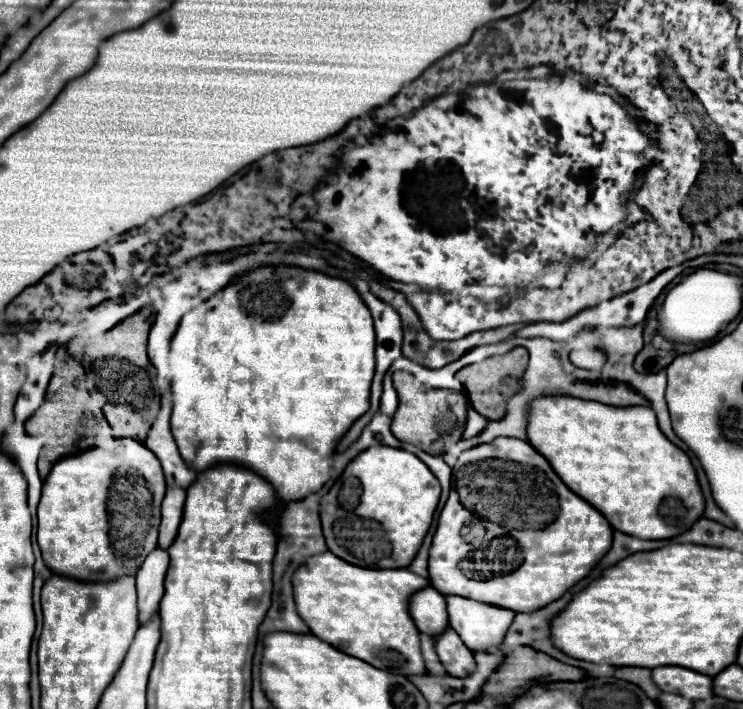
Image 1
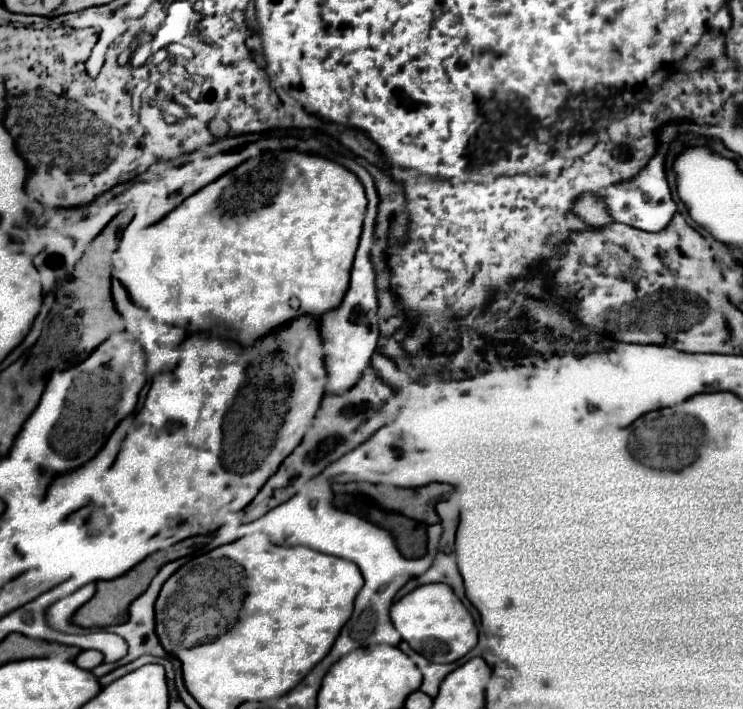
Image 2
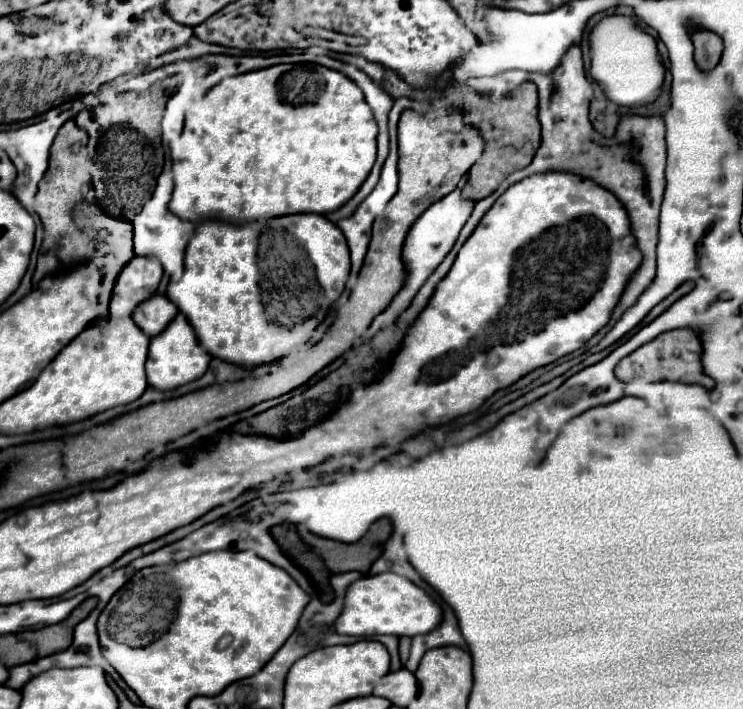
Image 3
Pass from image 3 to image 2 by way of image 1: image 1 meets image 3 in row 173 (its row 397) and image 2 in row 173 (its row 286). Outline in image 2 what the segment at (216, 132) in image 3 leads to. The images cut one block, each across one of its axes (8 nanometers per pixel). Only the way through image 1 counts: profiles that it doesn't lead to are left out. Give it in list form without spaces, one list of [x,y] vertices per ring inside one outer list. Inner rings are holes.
[[[282,148],[266,150],[254,158],[248,158],[246,162],[238,164],[234,170],[222,174],[218,180],[206,184],[196,194],[188,196],[178,208],[168,212],[160,222],[142,230],[142,236],[136,242],[132,258],[122,268],[114,268],[114,276],[126,286],[132,302],[156,320],[178,326],[178,322],[182,318],[184,320],[182,328],[186,328],[186,330],[204,330],[204,332],[214,330],[214,334],[218,334],[222,338],[232,338],[242,344],[250,344],[256,338],[262,338],[264,334],[268,334],[270,330],[274,330],[276,326],[280,326],[292,318],[298,318],[304,314],[312,314],[312,316],[320,318],[324,312],[340,305],[348,290],[348,274],[350,274],[354,254],[356,254],[356,248],[360,242],[366,204],[368,204],[368,200],[366,200],[362,182],[358,180],[356,174],[352,174],[344,166],[340,166],[328,158],[322,158],[318,154],[308,154],[304,150],[282,150]]]

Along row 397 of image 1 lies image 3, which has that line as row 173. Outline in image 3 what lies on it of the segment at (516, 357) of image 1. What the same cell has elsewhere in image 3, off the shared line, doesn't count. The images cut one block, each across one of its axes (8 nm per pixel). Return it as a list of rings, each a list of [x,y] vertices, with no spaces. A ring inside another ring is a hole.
[[[526,82],[518,90],[514,90],[510,96],[500,96],[500,98],[472,96],[468,100],[468,106],[472,110],[464,108],[464,124],[480,126],[480,132],[484,138],[484,152],[468,172],[468,182],[462,192],[462,198],[476,202],[490,196],[508,174],[520,168],[526,168],[532,162],[540,146],[538,94],[536,94],[536,86],[532,82]]]

